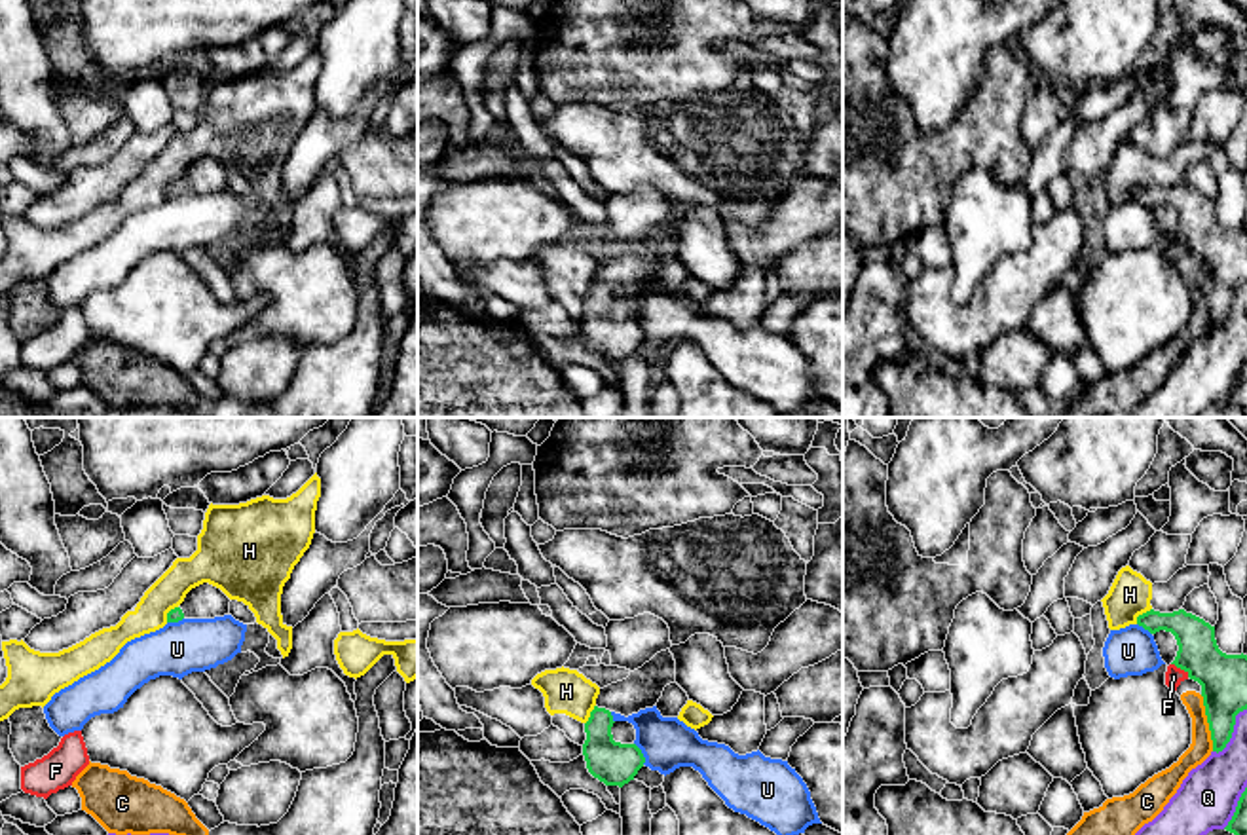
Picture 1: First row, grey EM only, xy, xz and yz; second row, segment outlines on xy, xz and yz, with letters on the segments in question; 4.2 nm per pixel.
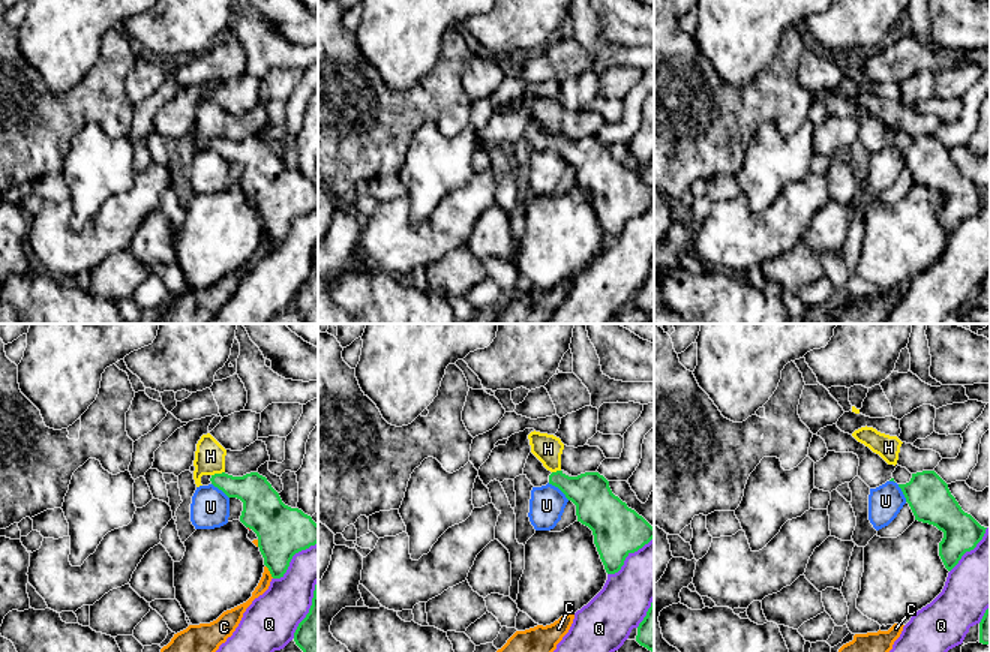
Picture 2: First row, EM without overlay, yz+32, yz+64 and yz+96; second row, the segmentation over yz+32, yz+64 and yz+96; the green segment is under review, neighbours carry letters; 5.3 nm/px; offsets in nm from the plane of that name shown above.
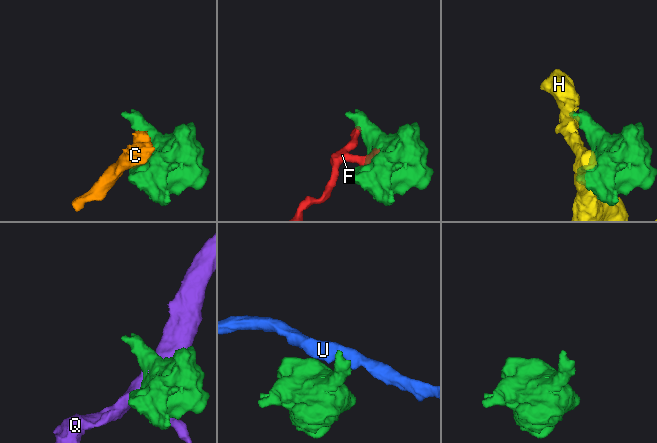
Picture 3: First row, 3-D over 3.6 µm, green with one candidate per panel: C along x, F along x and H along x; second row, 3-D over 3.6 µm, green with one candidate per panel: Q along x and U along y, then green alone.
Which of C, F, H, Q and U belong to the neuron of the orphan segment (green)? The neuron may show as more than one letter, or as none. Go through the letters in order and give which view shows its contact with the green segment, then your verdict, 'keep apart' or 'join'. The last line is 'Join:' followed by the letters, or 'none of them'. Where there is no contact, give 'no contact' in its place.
C: yz | keep apart
F: yz | keep apart
H: yz | keep apart
Q: yz | keep apart
U: xz | keep apart
Join: none of them

